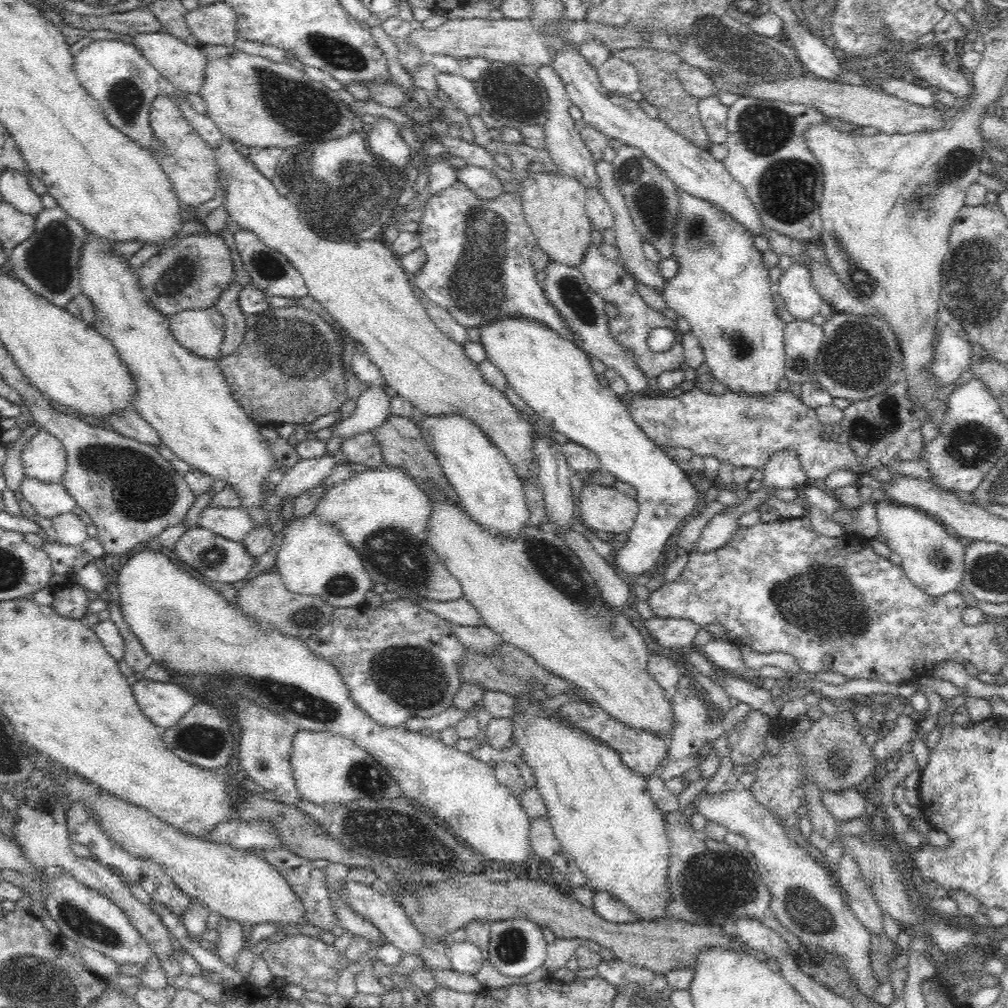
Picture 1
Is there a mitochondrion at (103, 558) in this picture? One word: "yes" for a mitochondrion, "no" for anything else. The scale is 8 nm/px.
no

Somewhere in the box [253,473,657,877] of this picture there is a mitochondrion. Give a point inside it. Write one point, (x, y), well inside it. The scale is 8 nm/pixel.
(383, 830)

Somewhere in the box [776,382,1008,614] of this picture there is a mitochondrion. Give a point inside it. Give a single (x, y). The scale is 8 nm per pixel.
(970, 444)

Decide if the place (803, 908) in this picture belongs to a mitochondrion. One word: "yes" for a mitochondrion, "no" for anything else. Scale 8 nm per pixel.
yes

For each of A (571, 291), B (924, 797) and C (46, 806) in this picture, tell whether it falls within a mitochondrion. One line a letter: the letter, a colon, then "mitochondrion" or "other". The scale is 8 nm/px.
A: mitochondrion
B: other
C: other

